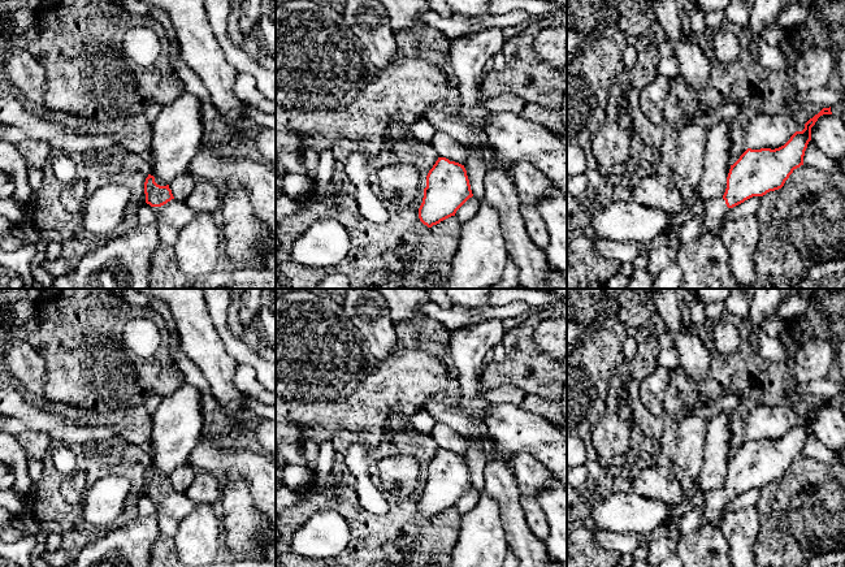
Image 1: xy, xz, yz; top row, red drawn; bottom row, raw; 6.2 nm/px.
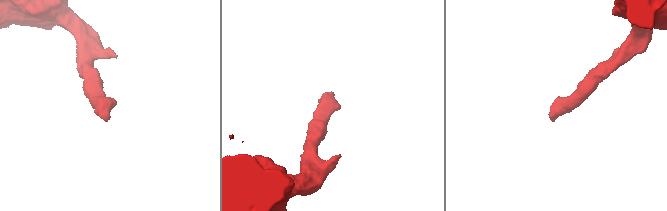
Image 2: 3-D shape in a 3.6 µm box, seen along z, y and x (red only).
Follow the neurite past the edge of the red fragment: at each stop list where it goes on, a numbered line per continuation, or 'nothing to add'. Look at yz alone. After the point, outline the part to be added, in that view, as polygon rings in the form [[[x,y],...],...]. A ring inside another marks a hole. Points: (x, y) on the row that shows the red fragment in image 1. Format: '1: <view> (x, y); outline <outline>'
1: yz (715, 210); outline [[[723,198],[705,200],[705,213],[702,224],[702,234],[716,234],[719,235],[724,226],[724,216],[728,211],[725,200]]]

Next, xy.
1: xy (172, 217); outline [[[172,199],[161,207],[152,207],[156,215],[160,243],[174,247],[179,231],[195,217],[185,202]]]

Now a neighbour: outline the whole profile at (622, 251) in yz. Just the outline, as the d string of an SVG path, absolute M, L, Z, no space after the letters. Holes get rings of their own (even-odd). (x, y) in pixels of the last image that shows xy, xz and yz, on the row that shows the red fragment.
M594 237L592 243L601 256L615 259L620 263L632 263L644 252L644 247L633 242L618 242L603 237Z

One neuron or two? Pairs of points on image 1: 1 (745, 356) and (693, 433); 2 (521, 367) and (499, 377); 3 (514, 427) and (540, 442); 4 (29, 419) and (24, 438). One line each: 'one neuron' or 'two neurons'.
1: two neurons
2: one neuron
3: one neuron
4: two neurons

